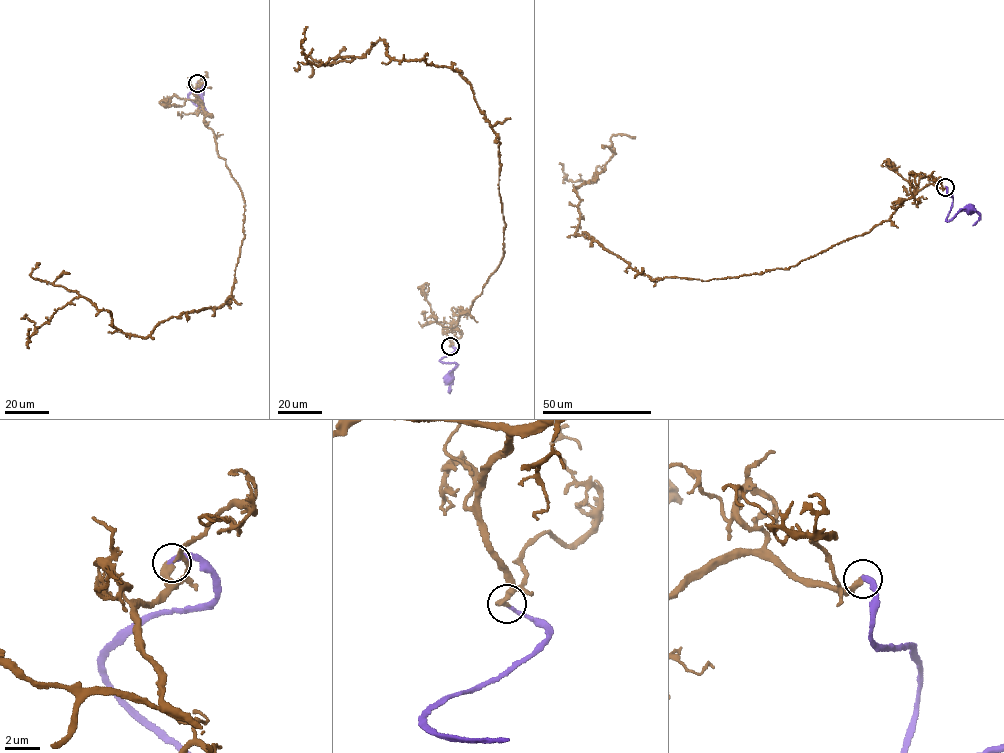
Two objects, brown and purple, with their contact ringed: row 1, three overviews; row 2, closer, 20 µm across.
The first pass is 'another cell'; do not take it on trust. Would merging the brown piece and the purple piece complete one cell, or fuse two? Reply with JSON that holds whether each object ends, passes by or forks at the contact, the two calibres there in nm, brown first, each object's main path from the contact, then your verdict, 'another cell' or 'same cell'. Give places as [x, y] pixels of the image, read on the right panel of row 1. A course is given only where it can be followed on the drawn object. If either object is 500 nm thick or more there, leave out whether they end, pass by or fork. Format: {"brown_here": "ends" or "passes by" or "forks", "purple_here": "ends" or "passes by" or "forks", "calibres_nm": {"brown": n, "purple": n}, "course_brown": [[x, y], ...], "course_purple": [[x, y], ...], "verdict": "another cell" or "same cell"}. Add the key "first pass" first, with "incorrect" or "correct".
{"first pass": "incorrect", "brown_here": "ends", "purple_here": "ends", "calibres_nm": {"brown": 360, "purple": 260}, "course_brown": [[945, 187], [785, 269], [652, 279], [575, 235], [574, 186], [597, 172], [567, 180], [559, 162]], "course_purple": [[945, 187], [947, 194], [952, 198], [947, 221], [962, 208], [968, 209]], "verdict": "same cell"}

